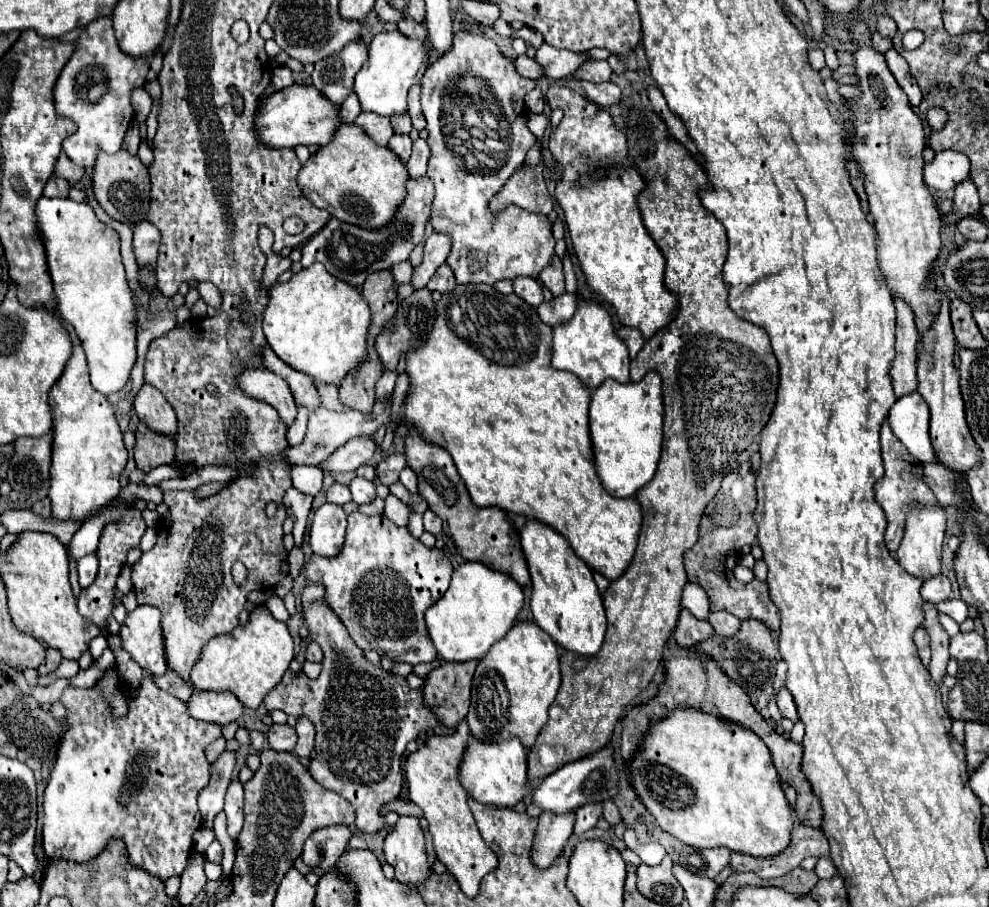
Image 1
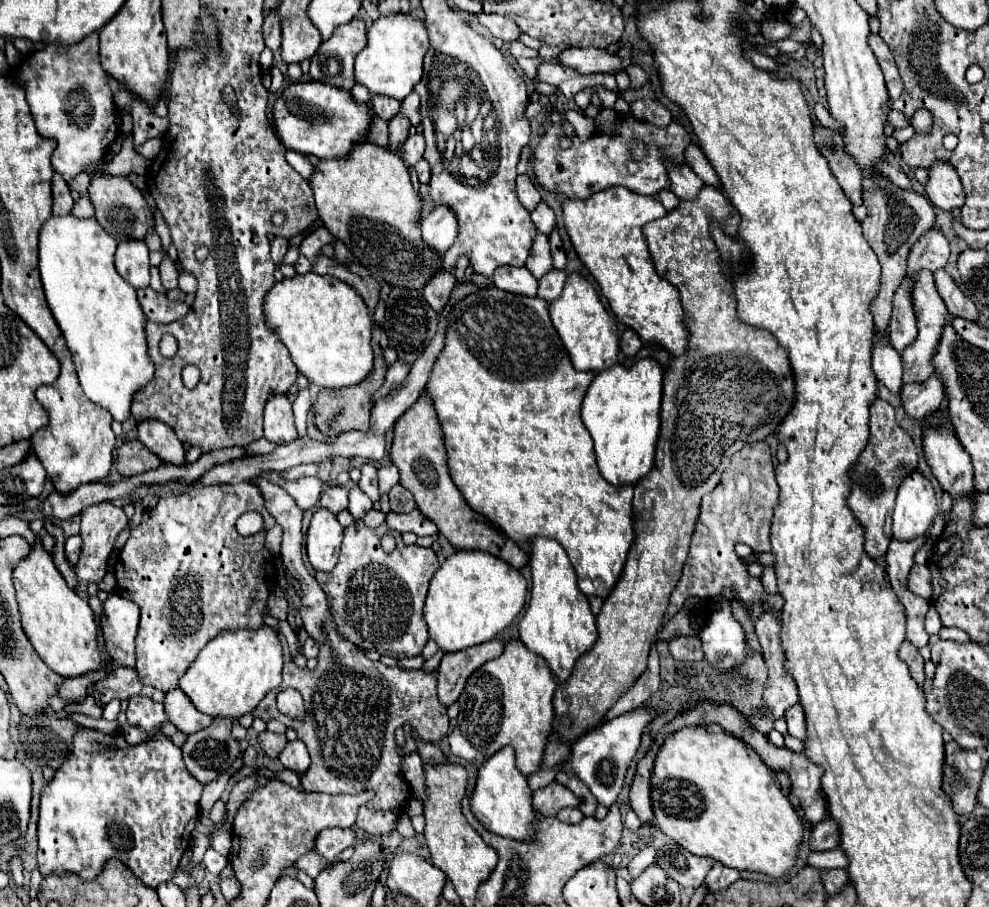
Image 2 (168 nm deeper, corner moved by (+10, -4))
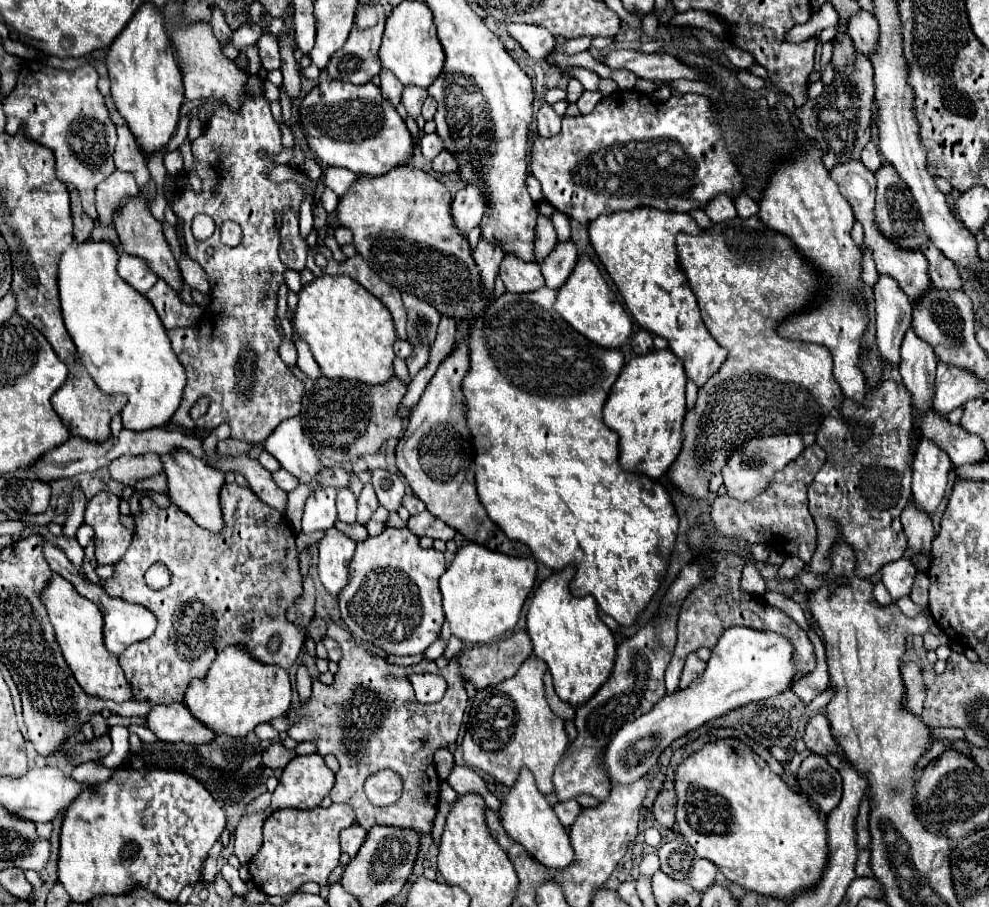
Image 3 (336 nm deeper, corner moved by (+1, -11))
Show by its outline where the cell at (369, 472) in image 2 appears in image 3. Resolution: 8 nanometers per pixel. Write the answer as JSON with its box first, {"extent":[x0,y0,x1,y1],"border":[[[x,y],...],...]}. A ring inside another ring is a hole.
{"extent":[357,485,379,525],"border":[[[365,485],[365,487],[363,487],[361,495],[357,497],[357,505],[359,505],[359,511],[357,511],[357,523],[367,525],[367,521],[371,519],[371,513],[375,513],[375,509],[379,507],[377,497],[375,497],[371,485]]]}

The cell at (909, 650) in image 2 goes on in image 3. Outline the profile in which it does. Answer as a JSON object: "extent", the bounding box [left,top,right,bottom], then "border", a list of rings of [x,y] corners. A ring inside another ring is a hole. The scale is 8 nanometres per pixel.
{"extent":[901,663,925,717],"border":[[[905,663],[901,667],[901,679],[905,687],[905,709],[913,713],[915,717],[921,717],[923,711],[923,701],[925,701],[925,687],[923,687],[923,677],[921,669],[917,663]]]}

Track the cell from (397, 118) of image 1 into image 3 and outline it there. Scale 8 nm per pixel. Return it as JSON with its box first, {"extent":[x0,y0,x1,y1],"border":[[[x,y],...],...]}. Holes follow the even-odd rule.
{"extent":[379,69,403,105],"border":[[[383,69],[379,73],[381,77],[381,89],[383,89],[383,97],[387,97],[393,105],[397,105],[401,101],[401,91],[403,91],[403,83],[389,71],[389,69]]]}

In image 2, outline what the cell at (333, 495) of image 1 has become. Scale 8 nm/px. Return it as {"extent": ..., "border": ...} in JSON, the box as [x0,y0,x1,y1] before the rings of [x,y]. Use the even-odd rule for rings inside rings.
{"extent":[320,486,348,514],"border":[[[326,486],[320,496],[320,504],[330,512],[338,514],[348,506],[348,490],[344,486]]]}

